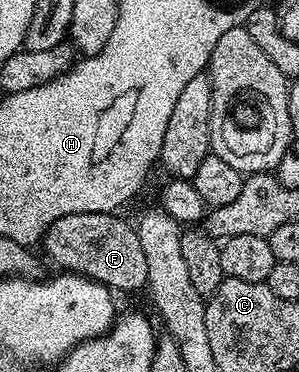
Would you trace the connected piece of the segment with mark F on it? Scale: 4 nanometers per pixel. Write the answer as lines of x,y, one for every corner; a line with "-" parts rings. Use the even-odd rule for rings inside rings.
115,213
65,215
47,228
41,249
60,265
60,270
88,277
112,291
120,289
123,293
131,293
134,289
142,290
147,284
149,263
141,247
139,230

